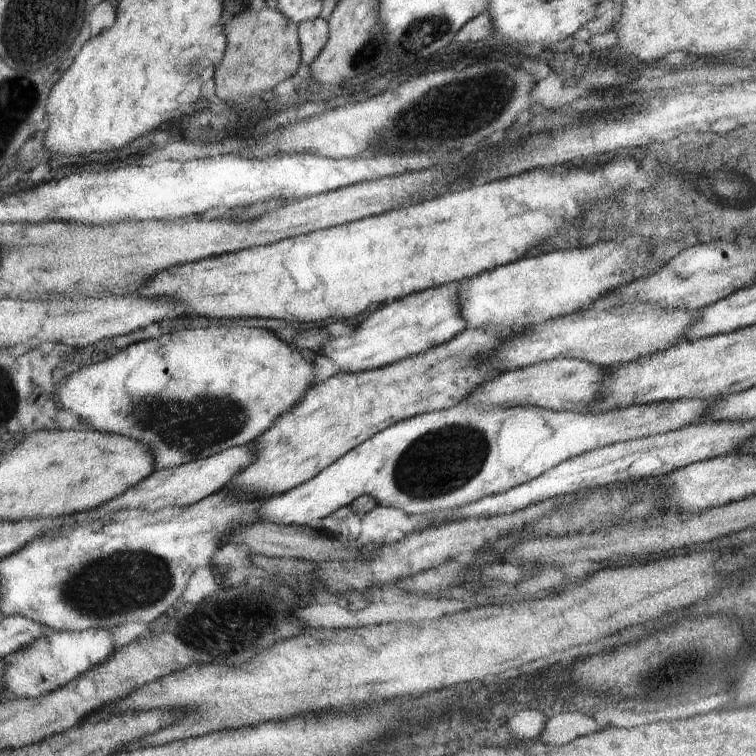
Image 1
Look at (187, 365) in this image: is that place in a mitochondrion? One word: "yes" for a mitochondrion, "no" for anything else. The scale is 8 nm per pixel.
no

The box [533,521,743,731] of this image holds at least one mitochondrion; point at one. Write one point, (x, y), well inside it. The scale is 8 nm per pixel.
(668, 671)

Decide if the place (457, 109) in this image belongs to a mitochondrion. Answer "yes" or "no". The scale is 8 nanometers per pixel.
yes

